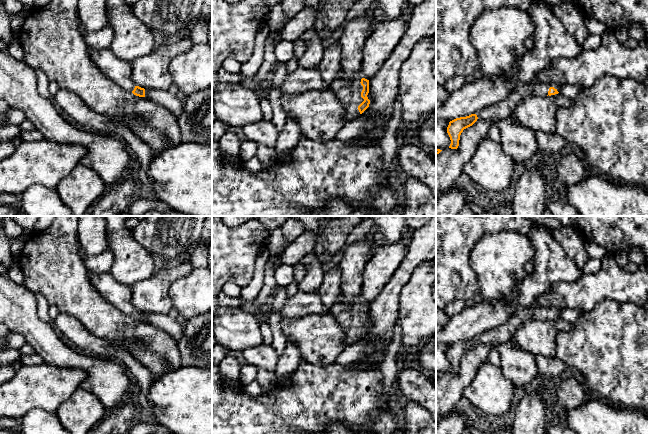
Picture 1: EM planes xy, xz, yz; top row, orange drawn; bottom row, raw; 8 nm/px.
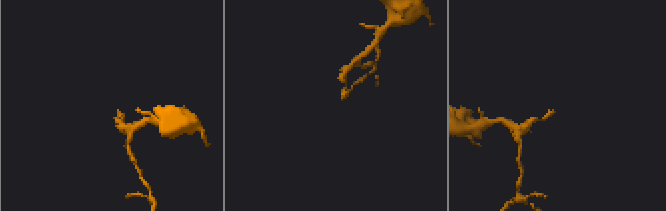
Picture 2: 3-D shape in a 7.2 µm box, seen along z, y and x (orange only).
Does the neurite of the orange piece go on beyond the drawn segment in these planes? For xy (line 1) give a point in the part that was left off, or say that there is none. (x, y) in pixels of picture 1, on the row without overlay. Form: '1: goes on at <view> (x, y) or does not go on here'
1: does not go on here

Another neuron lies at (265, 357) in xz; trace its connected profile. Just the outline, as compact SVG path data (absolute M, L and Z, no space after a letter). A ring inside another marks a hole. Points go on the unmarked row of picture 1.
M271 345L247 348L242 352L244 363L251 364L257 369L262 368L275 373L279 355Z

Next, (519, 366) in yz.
M512 339L497 345L497 349L503 375L515 388L520 386L528 388L532 380L537 377L537 357L516 347Z

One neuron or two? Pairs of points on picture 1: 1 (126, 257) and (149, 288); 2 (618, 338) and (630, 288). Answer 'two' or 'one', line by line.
1: two
2: two

